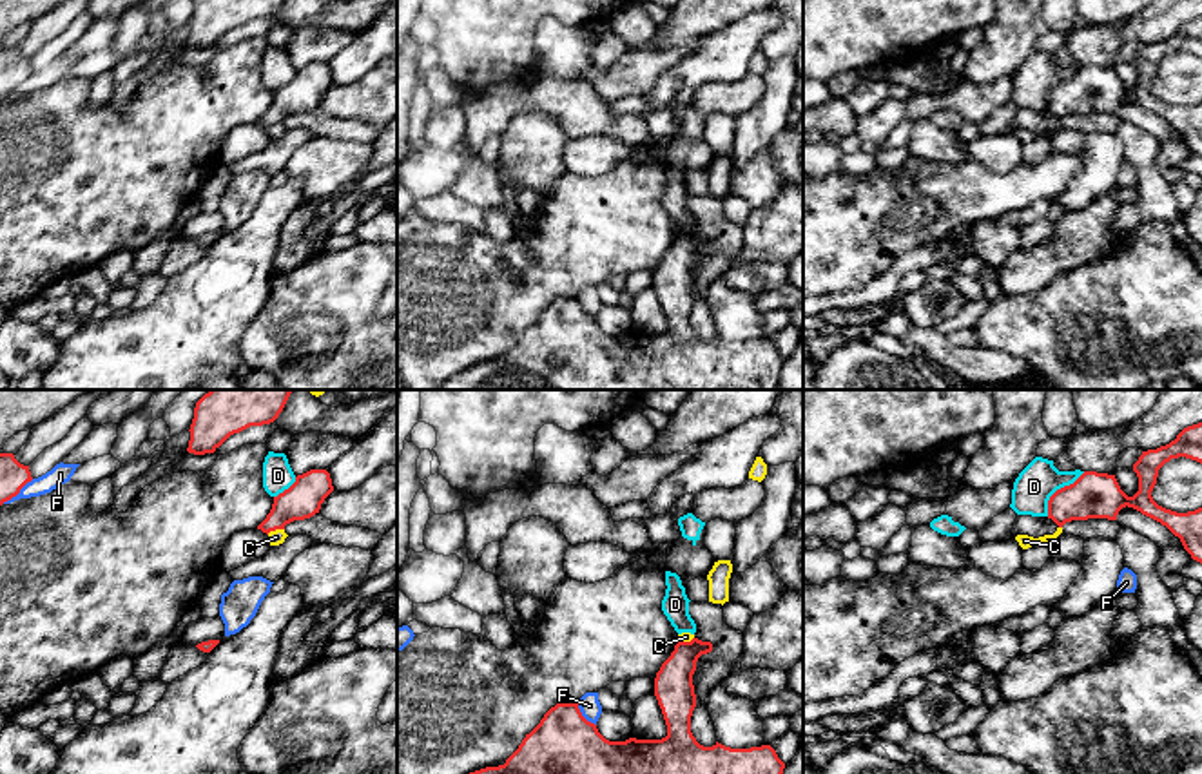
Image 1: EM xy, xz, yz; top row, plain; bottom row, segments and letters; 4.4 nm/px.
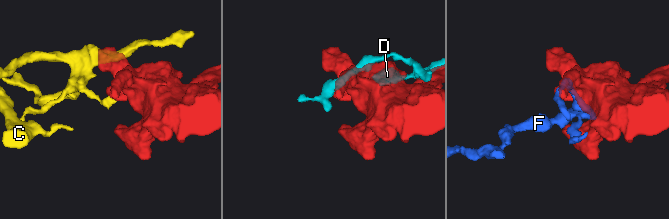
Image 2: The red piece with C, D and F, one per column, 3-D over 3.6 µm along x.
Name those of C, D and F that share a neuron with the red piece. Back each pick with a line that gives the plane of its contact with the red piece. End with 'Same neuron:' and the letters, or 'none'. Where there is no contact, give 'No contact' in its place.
Same neuron: none

